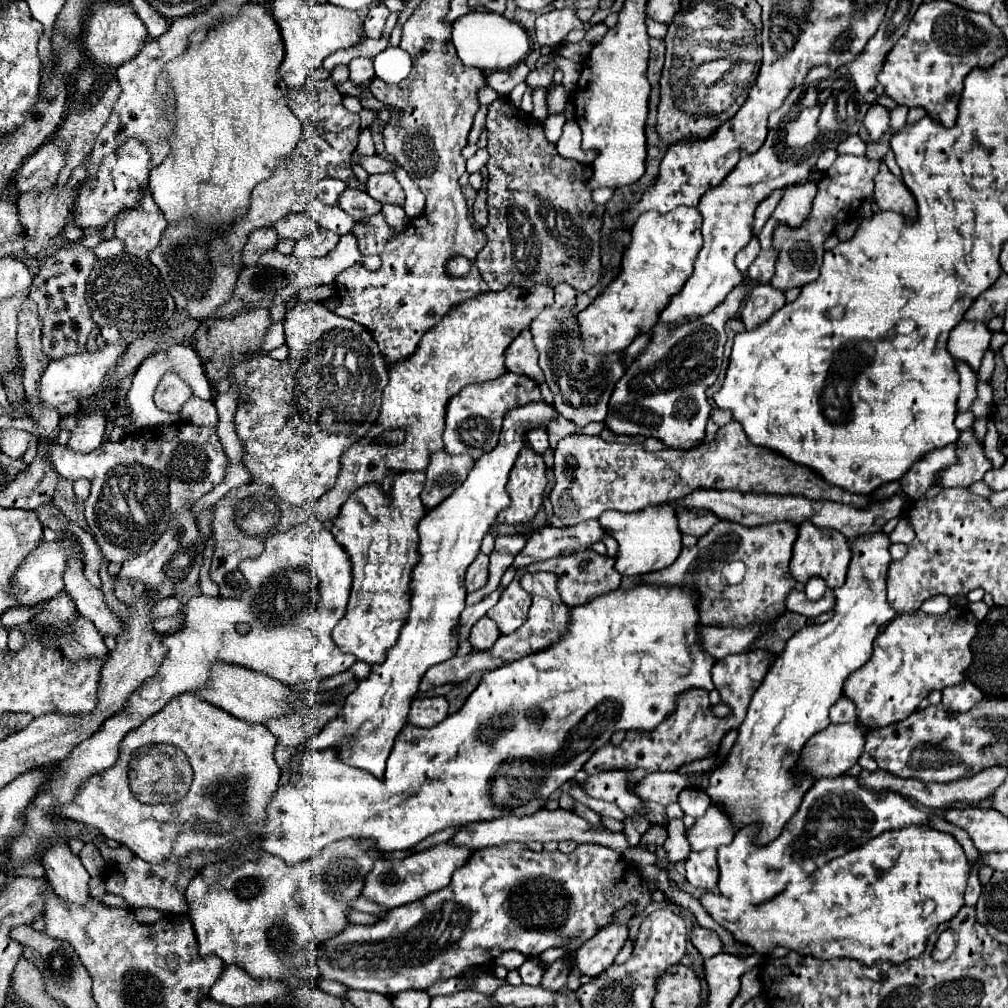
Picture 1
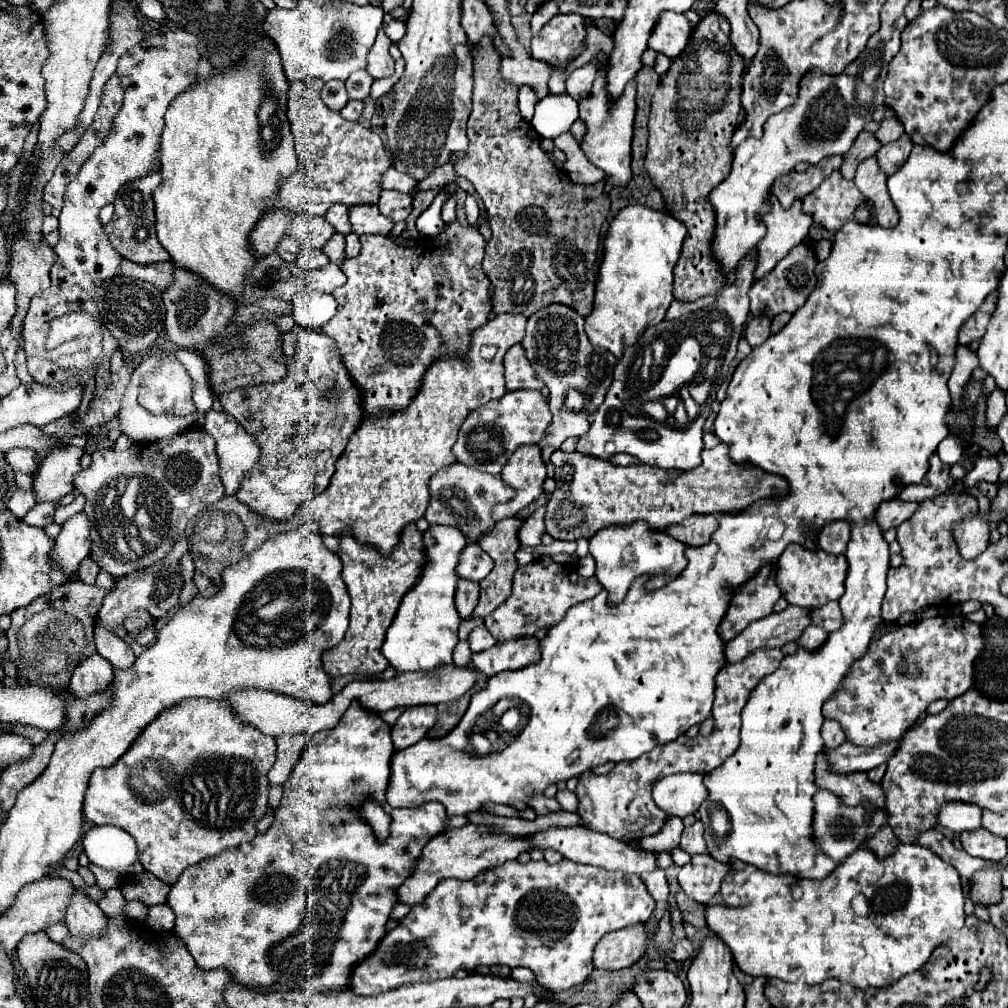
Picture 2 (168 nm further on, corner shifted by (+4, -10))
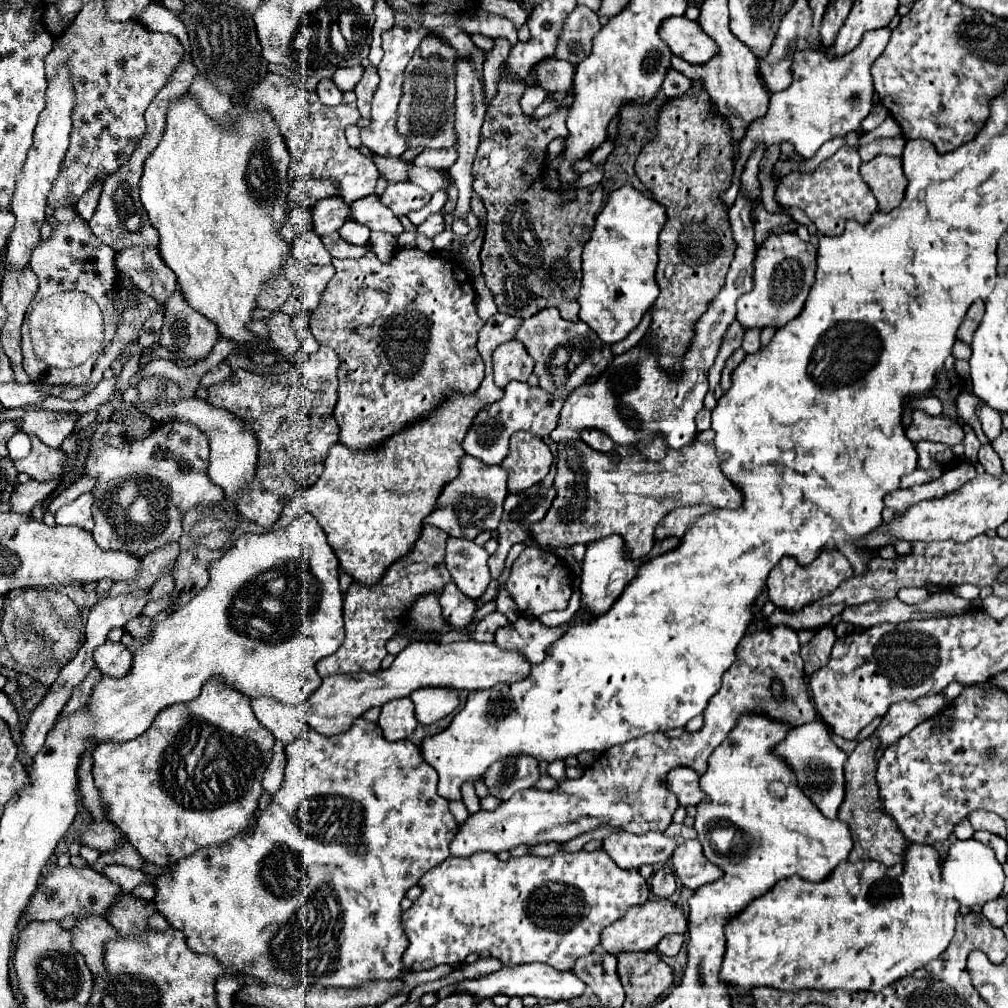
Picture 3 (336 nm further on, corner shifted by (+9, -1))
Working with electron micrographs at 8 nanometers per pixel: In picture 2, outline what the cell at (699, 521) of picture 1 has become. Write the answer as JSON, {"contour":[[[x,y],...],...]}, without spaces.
{"contour":[[[718,514],[710,516],[690,516],[686,518],[682,524],[670,526],[670,530],[666,530],[672,538],[684,542],[686,546],[702,546],[710,540],[710,536],[714,534],[714,530],[718,528]]]}

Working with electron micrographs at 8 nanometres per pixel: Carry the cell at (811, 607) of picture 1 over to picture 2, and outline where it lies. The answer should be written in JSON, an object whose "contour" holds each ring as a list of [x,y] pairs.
{"contour":[[[828,602],[822,608],[812,610],[812,624],[822,626],[826,632],[838,630],[838,626],[842,626],[842,610],[838,602]]]}

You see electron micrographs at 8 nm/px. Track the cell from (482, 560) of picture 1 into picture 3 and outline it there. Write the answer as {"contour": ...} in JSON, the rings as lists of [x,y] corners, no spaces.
{"contour":[[[451,581],[445,585],[441,591],[441,607],[445,613],[445,619],[455,625],[455,627],[467,627],[471,625],[473,613],[475,613],[475,603],[471,597],[459,591],[459,587]]]}

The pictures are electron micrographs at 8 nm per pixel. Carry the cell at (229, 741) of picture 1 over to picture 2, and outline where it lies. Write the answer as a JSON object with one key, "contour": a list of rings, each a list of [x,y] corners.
{"contour":[[[182,700],[148,724],[116,764],[94,770],[84,800],[84,816],[96,826],[112,824],[132,834],[140,864],[162,882],[174,884],[184,868],[204,858],[214,858],[222,850],[236,848],[256,836],[256,822],[268,808],[270,784],[266,774],[274,766],[274,760],[274,738],[240,722],[238,714],[226,702]]]}

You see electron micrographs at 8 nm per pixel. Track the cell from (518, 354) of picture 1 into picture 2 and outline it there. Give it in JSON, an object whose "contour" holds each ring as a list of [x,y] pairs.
{"contour":[[[520,344],[512,346],[504,356],[504,368],[506,368],[506,390],[520,390],[520,388],[544,388],[544,384],[538,380],[534,368],[524,356],[524,348]]]}

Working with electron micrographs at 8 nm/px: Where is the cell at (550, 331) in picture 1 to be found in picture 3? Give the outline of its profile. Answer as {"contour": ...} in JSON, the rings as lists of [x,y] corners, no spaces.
{"contour":[[[547,307],[531,315],[519,327],[517,341],[521,341],[527,353],[535,361],[535,373],[539,375],[539,387],[545,389],[555,399],[567,399],[571,389],[585,385],[589,379],[601,375],[613,361],[611,345],[605,345],[589,325],[583,321],[567,321],[561,317],[559,309]]]}

